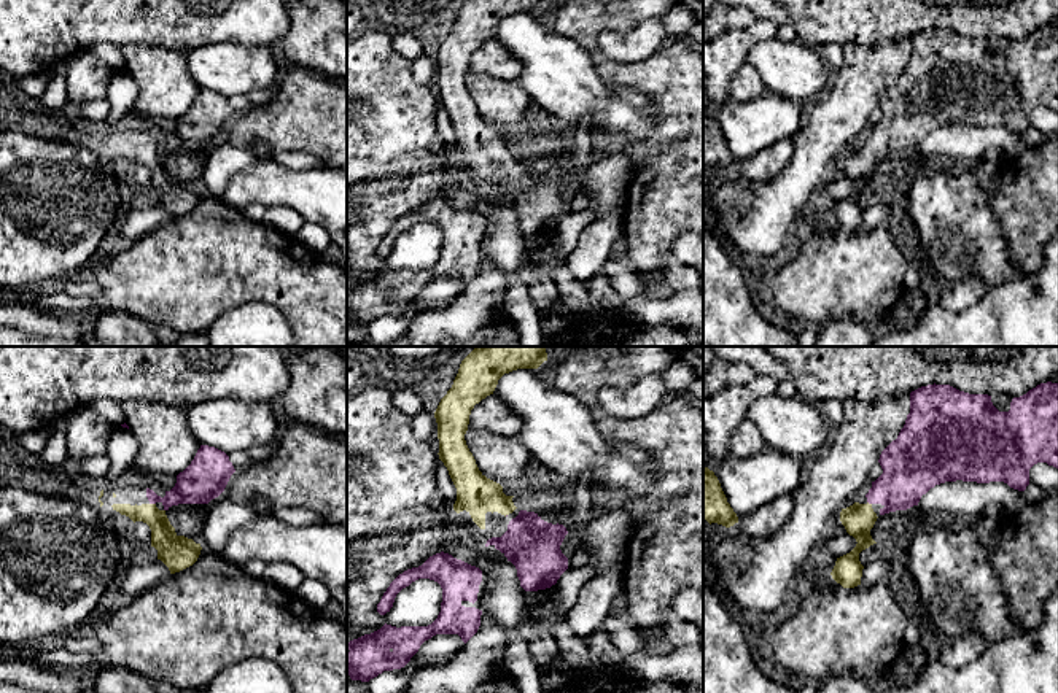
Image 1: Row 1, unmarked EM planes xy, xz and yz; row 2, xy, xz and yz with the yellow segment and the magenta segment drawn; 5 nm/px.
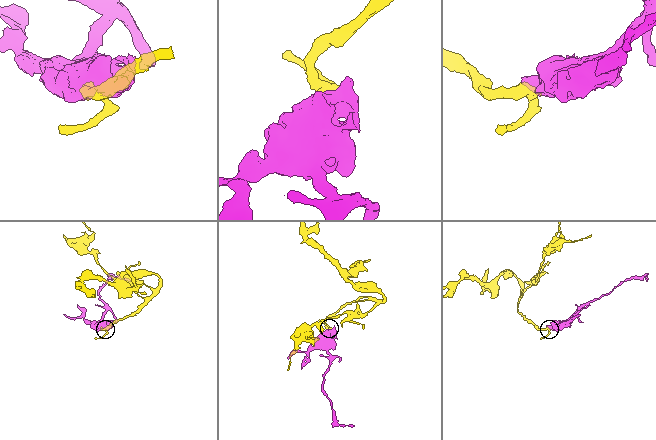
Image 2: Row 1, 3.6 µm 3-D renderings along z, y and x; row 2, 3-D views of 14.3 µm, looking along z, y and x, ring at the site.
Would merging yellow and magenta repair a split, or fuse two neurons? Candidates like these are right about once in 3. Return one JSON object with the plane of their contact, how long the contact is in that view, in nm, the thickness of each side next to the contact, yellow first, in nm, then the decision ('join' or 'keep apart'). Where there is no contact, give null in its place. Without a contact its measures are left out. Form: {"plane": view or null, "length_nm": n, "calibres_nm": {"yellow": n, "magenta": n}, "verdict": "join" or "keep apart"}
{"plane": "xy", "length_nm": 30, "calibres_nm": {"yellow": 150, "magenta": 200}, "verdict": "join"}

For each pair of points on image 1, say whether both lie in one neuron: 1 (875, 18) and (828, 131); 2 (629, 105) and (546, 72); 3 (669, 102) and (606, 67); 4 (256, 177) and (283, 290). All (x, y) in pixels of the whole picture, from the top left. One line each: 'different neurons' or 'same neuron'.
1: different neurons
2: same neuron
3: same neuron
4: different neurons

